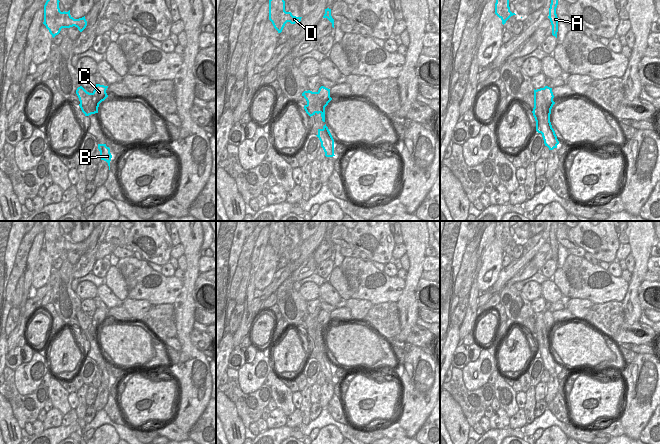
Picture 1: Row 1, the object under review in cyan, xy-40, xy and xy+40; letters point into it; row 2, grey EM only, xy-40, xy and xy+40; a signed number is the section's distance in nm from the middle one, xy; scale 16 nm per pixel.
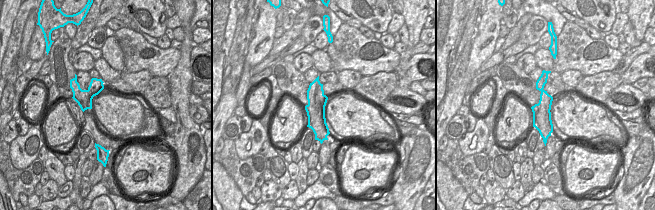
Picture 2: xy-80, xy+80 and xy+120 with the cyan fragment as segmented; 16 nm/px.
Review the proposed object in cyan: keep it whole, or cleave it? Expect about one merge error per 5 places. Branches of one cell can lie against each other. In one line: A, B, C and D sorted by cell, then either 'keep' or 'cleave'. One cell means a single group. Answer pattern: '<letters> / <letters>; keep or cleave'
A B D / C; cleave

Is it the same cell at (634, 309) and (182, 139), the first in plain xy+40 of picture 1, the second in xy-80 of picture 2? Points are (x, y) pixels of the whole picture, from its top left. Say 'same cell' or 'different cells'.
same cell

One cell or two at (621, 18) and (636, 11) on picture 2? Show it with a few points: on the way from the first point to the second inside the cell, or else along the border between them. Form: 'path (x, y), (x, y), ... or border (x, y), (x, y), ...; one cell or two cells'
border (625, 13), (629, 20); two cells

